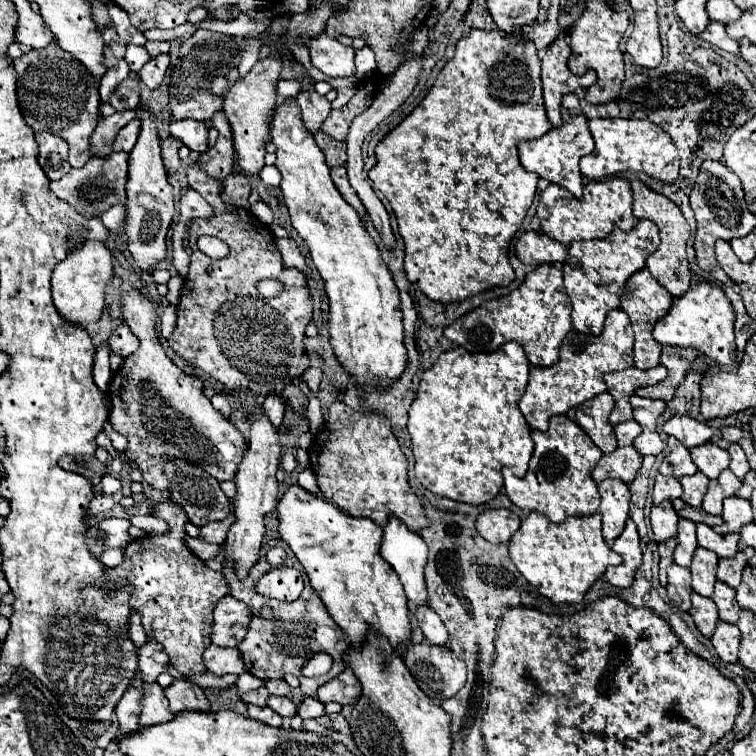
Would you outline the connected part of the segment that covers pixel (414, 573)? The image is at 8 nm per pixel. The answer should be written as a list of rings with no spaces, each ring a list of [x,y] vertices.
[[[393,514],[389,516],[389,522],[383,528],[381,554],[393,566],[393,570],[399,574],[399,580],[401,580],[401,584],[405,588],[405,594],[407,594],[407,606],[409,606],[409,610],[413,612],[415,606],[427,604],[427,590],[425,590],[425,578],[423,578],[423,568],[425,568],[425,562],[427,562],[427,544],[423,542],[423,538],[417,532],[413,532],[411,528],[407,528]]]

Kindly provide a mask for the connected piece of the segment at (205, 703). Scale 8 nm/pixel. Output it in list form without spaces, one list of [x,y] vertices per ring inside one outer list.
[[[175,678],[173,684],[165,688],[165,696],[173,714],[183,710],[209,710],[209,700],[203,688],[187,678]]]

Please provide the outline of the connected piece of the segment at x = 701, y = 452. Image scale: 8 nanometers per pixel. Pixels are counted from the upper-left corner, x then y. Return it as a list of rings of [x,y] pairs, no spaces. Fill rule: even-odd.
[[[705,444],[705,446],[699,446],[699,448],[693,448],[691,450],[691,458],[695,462],[695,466],[699,468],[699,472],[707,474],[711,480],[717,478],[723,470],[729,468],[729,452],[715,446],[715,444]]]

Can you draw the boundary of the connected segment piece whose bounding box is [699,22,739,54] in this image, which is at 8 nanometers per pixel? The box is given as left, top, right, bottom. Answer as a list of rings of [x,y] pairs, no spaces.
[[[709,22],[709,26],[699,34],[699,38],[715,48],[721,48],[731,54],[739,54],[739,44],[727,36],[725,24],[721,24],[721,22]]]

